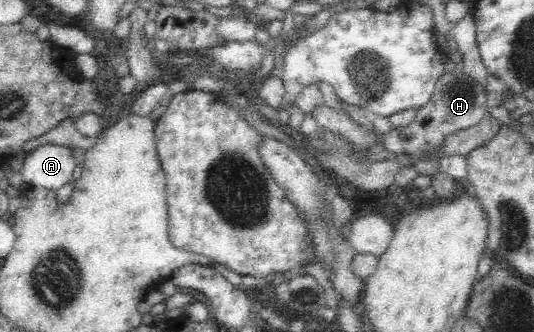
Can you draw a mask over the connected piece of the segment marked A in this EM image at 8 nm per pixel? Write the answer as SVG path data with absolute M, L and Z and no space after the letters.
M42 145L26 155L21 174L34 188L56 192L73 179L76 165L73 151L62 145Z

